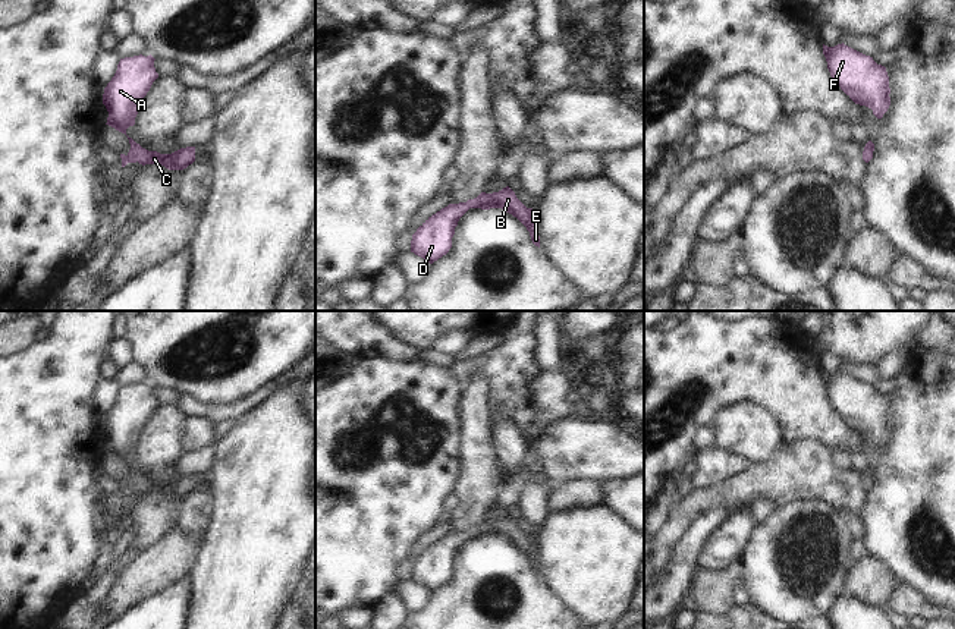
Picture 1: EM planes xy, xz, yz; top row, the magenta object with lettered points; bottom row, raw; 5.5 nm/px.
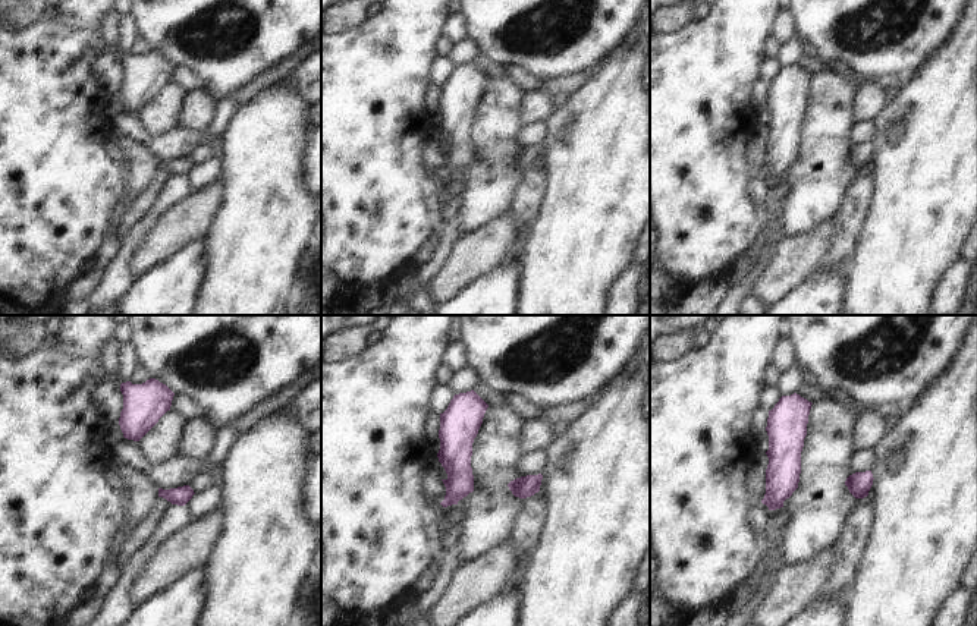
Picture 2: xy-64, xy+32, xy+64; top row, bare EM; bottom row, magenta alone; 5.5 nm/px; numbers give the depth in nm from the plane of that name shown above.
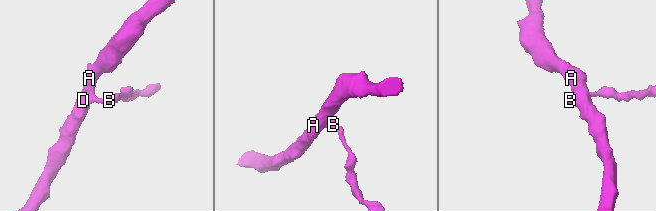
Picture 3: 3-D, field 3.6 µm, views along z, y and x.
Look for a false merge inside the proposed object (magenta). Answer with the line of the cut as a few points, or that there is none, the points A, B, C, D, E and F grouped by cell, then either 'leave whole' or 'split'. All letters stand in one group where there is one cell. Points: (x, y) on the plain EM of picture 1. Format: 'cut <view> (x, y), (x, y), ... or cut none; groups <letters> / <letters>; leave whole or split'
cut none; groups A B C D E F; leave whole

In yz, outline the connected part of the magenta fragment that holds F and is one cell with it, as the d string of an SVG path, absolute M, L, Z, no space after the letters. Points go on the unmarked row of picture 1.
M844 371L835 375L823 372L823 383L830 405L841 418L855 433L871 437L873 443L882 447L890 434L886 396Z

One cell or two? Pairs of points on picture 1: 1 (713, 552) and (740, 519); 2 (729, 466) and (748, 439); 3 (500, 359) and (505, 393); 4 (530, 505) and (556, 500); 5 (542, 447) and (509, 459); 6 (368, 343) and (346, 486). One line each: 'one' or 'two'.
1: one
2: two
3: one
4: two
5: two
6: two

